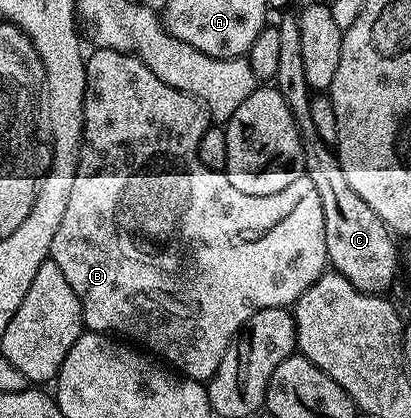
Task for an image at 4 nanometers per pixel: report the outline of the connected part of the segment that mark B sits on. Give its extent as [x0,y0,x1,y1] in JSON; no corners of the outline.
[49,47,329,381]

